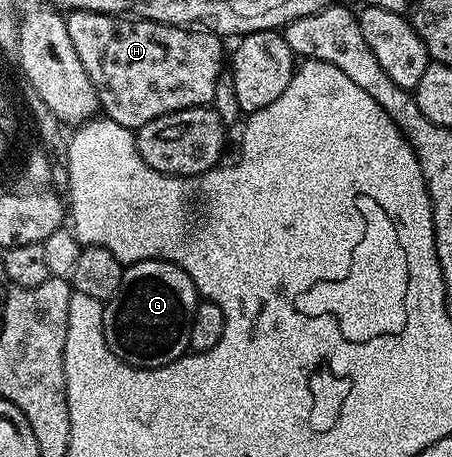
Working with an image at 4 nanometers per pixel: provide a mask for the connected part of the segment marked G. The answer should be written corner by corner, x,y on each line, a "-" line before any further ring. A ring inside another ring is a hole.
159,258
129,263
122,271
119,288
104,306
104,336
108,340
108,348
122,361
139,368
166,366
169,362
175,362
190,350
190,316
199,301
199,292
188,272
176,264

